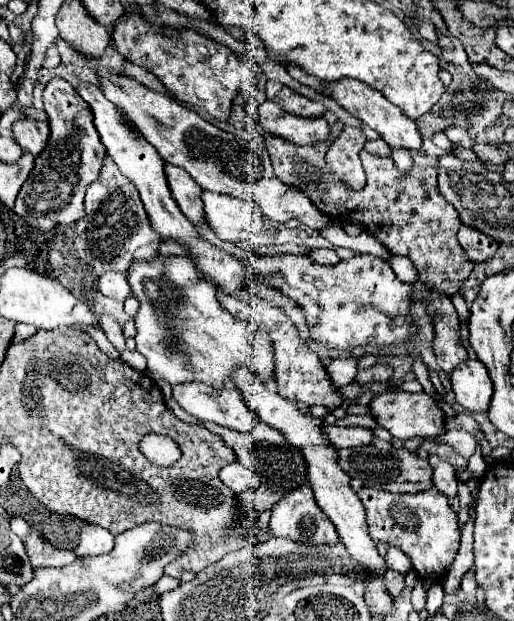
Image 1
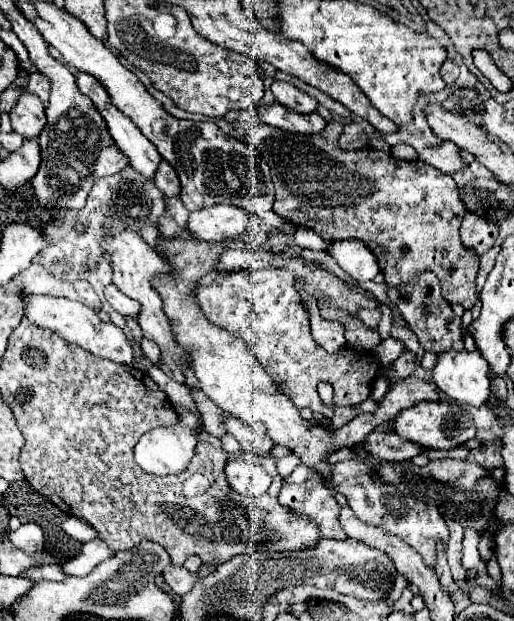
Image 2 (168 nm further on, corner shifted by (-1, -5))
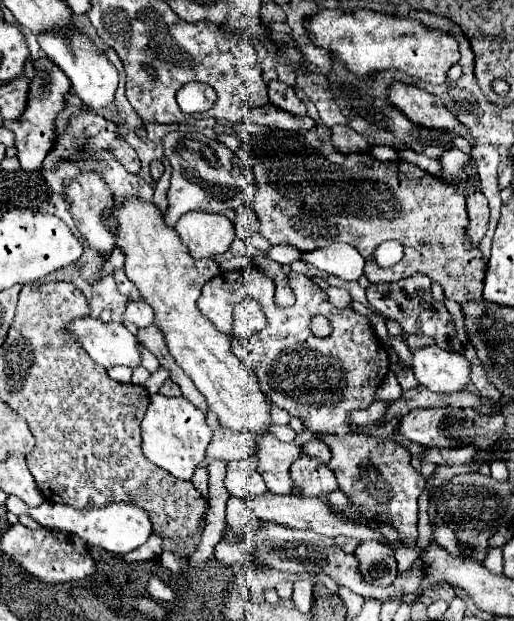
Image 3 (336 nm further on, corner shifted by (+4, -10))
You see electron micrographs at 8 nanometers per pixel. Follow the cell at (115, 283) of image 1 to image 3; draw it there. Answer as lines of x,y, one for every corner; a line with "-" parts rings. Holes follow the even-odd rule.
125,302
123,308
123,320
135,324
137,328
145,328
153,324
153,310
147,302

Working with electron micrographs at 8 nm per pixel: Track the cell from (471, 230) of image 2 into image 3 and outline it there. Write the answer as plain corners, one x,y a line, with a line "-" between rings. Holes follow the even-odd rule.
473,192
467,196
467,212
469,212
469,226
467,226
467,238
473,246
479,246
481,238
487,232
489,226
489,208
487,198
481,192

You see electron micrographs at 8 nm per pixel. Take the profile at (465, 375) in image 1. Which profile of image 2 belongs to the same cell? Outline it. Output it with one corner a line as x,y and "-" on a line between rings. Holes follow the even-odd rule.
478,351
438,353
432,369
432,381
456,403
480,407
488,401
488,361

